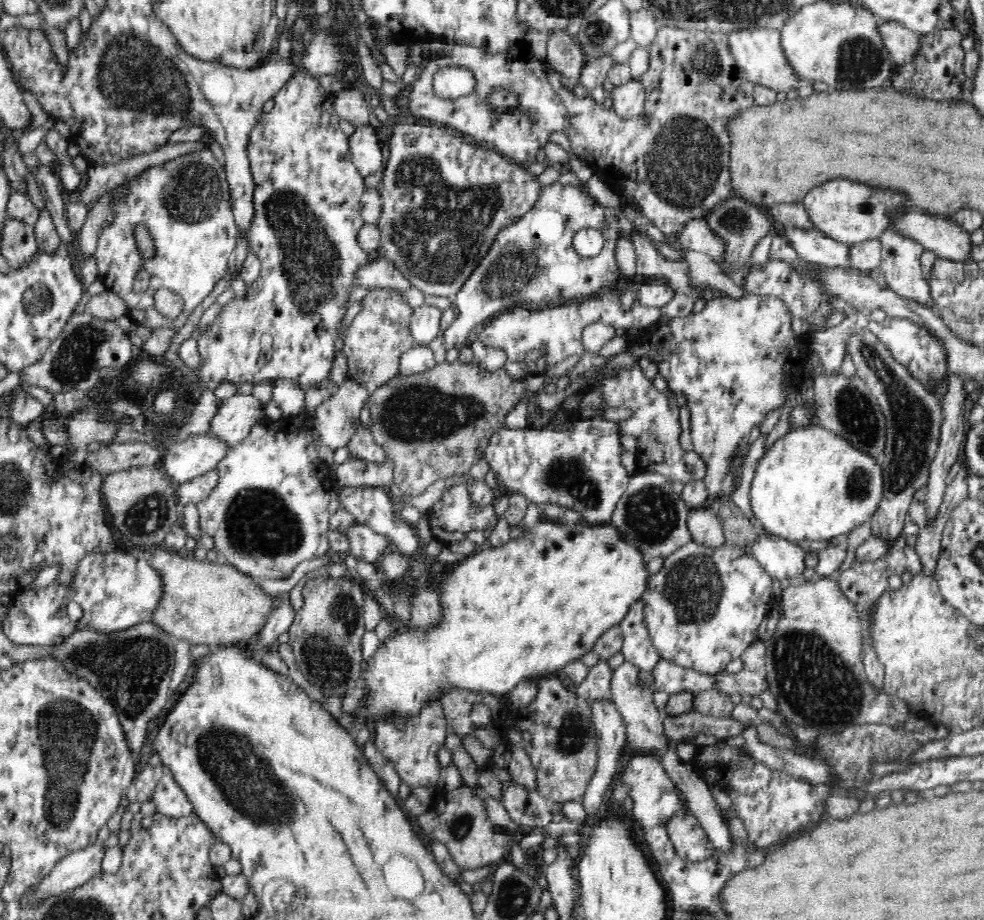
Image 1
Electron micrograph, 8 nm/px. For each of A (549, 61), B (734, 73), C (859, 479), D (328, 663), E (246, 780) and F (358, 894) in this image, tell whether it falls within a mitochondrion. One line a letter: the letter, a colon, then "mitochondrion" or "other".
A: other
B: other
C: mitochondrion
D: mitochondrion
E: mitochondrion
F: other

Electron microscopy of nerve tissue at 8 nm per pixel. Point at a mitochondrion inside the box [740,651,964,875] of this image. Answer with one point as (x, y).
(851, 768)

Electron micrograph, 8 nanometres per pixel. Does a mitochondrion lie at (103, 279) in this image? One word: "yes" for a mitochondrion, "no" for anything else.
no

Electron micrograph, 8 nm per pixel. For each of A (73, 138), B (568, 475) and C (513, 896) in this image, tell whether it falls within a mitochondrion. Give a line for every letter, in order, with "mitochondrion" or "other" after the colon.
A: other
B: mitochondrion
C: mitochondrion

